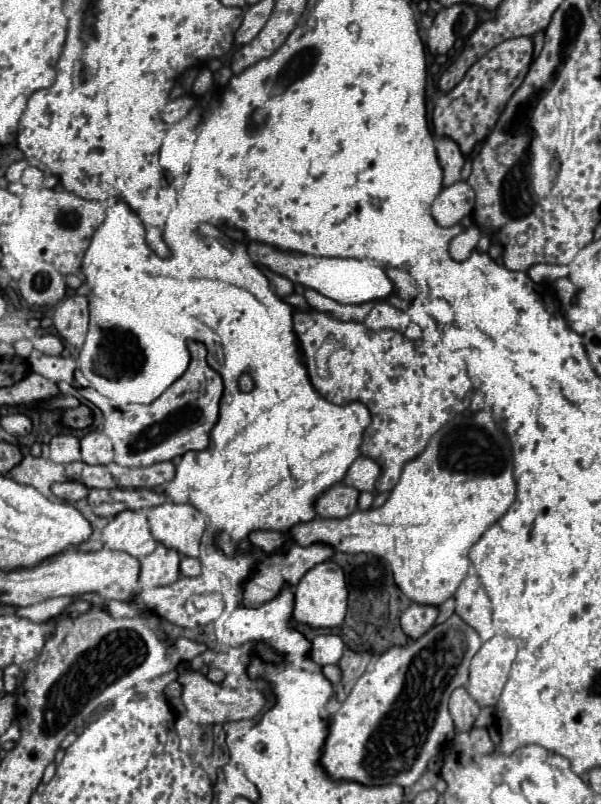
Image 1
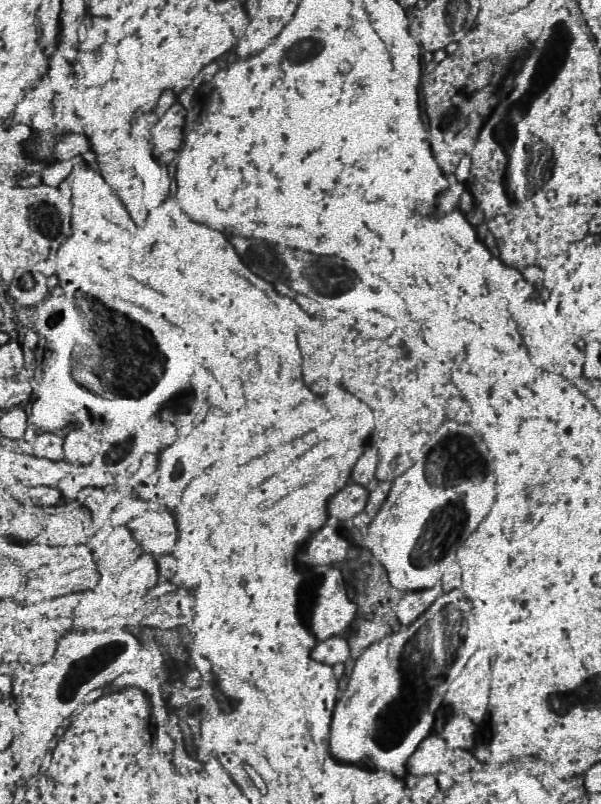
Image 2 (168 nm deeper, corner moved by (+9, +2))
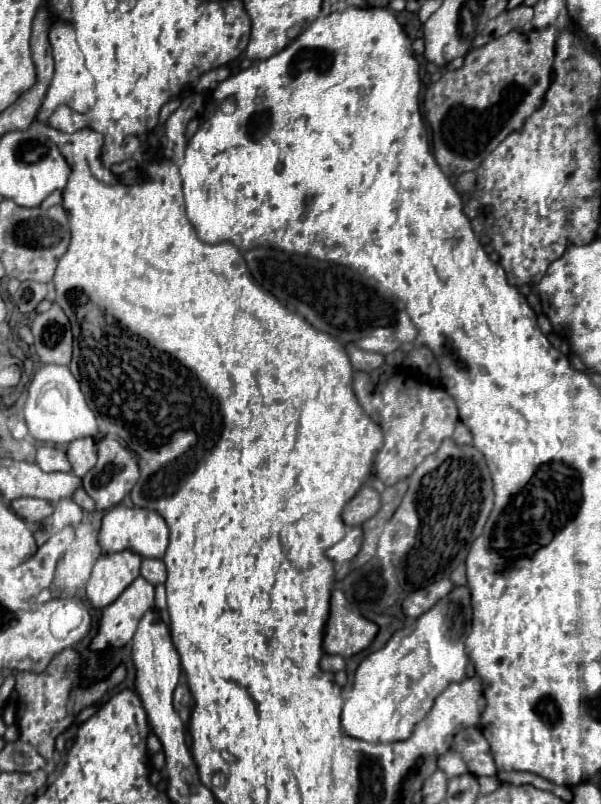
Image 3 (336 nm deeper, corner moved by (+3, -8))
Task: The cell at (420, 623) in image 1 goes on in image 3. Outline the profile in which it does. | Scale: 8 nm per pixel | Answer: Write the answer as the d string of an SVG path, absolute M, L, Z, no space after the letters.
M440 579L424 589L418 589L414 593L410 593L404 603L402 603L402 609L408 617L420 617L424 611L428 611L438 599L442 599L444 595L448 595L452 591L454 583L450 579Z

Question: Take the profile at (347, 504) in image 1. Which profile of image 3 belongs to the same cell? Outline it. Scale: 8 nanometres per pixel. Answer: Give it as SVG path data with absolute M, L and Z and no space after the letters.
M362 487L356 497L344 507L342 519L346 525L362 525L380 509L380 493L374 487Z

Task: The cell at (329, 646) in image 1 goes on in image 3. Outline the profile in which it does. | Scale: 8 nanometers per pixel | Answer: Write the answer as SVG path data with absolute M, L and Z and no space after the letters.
M325 654L320 662L320 668L324 672L336 673L336 671L342 671L346 667L344 659L338 655Z

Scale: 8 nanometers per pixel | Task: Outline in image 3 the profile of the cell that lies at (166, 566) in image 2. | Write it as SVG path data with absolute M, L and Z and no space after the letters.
M142 559L142 565L140 565L140 575L150 581L152 585L158 585L158 583L164 583L166 579L166 571L164 571L164 563L160 559Z

